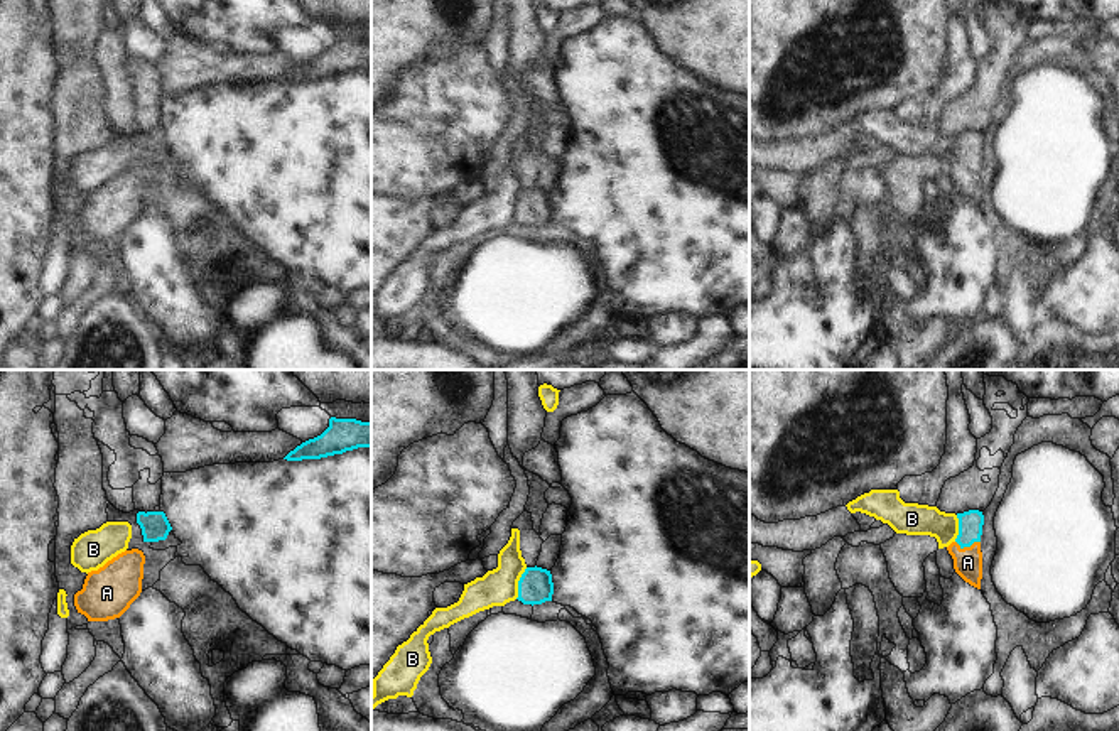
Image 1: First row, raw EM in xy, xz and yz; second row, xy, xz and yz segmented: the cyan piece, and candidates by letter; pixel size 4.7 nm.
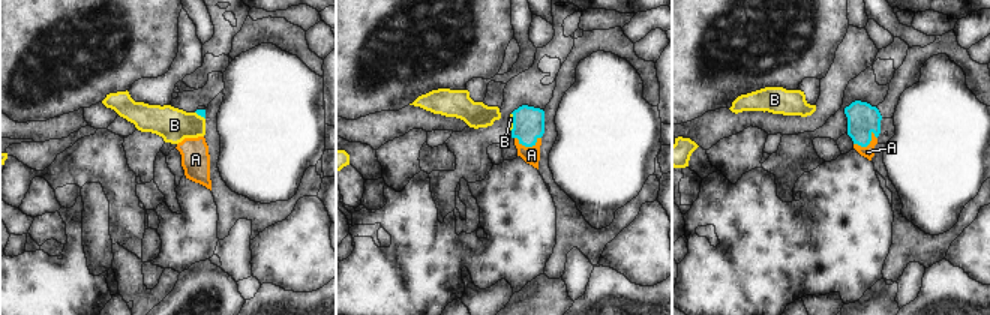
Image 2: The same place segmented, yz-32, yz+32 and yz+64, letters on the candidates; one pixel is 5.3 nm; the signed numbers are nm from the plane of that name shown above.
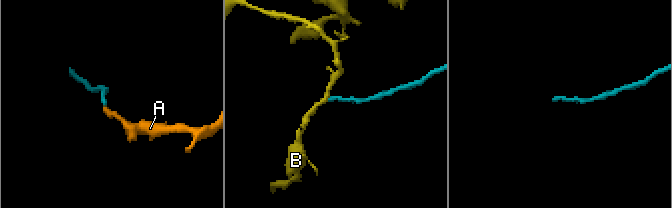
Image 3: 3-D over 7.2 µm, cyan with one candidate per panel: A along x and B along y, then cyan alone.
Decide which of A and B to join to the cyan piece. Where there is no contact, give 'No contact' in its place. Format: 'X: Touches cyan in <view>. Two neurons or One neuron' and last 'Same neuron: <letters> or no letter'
A: Touches cyan in yz. One neuron
B: Touches cyan in xz. Two neurons
Same neuron: A

